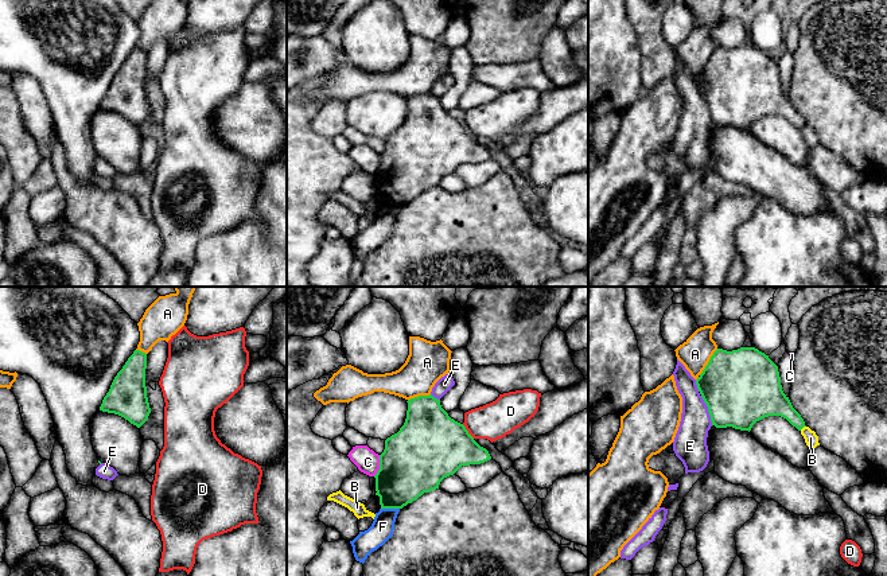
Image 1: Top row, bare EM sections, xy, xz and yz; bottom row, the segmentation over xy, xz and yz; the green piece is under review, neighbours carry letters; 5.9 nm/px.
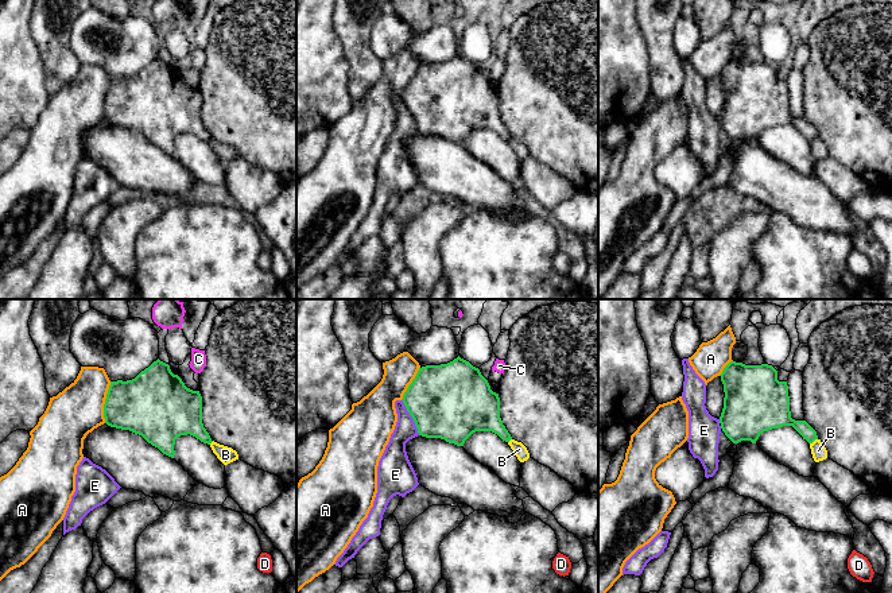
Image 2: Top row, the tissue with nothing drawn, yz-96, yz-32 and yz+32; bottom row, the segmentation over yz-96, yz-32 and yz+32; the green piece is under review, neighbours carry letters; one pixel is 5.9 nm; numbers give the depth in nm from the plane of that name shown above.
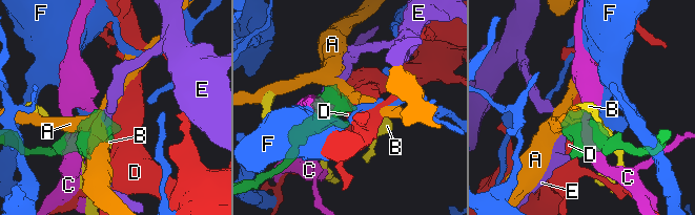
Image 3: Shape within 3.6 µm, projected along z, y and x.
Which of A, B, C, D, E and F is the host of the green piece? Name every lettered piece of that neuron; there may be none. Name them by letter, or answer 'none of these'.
E

